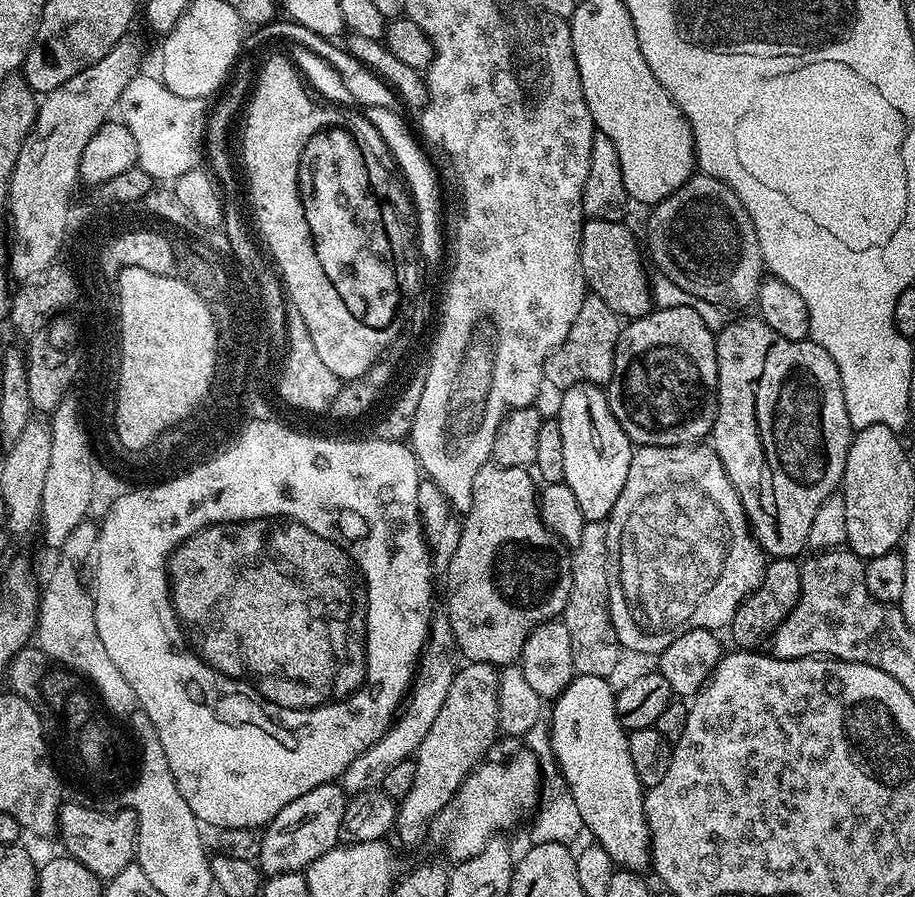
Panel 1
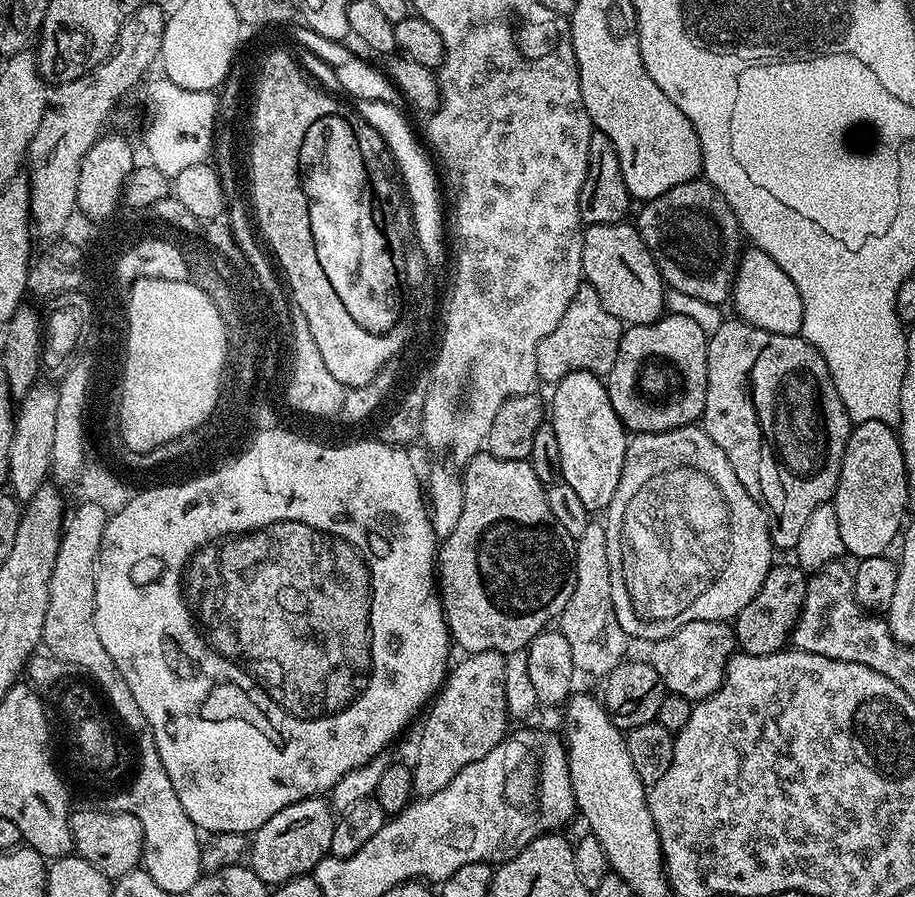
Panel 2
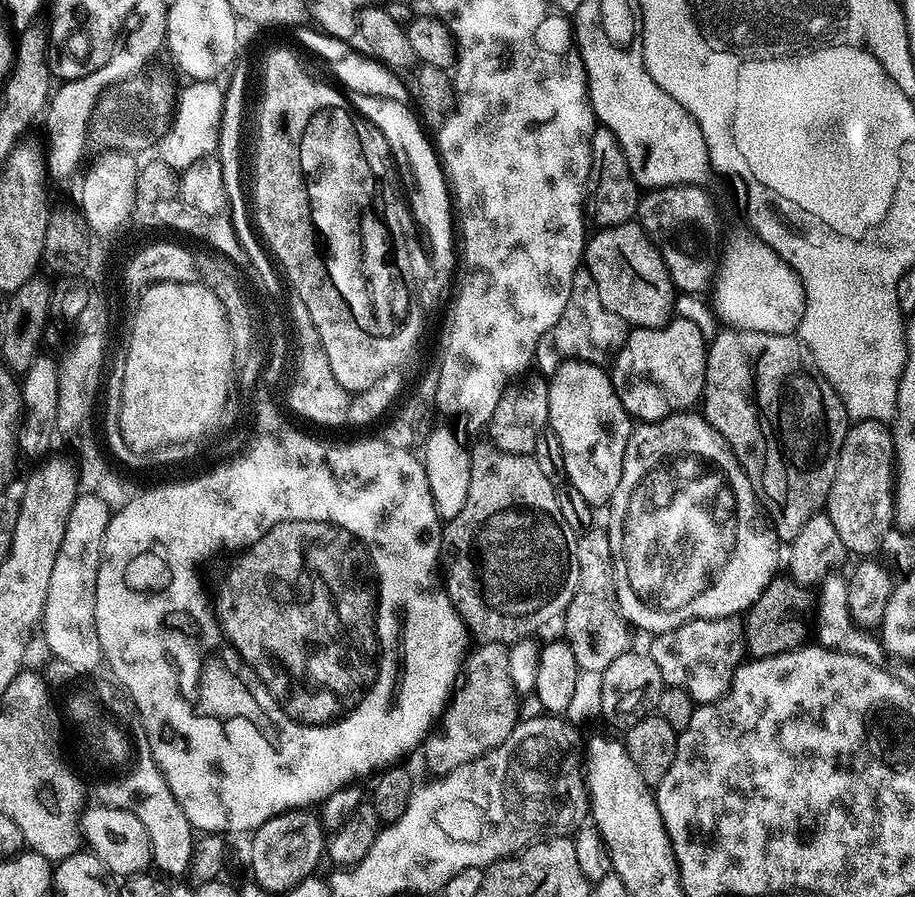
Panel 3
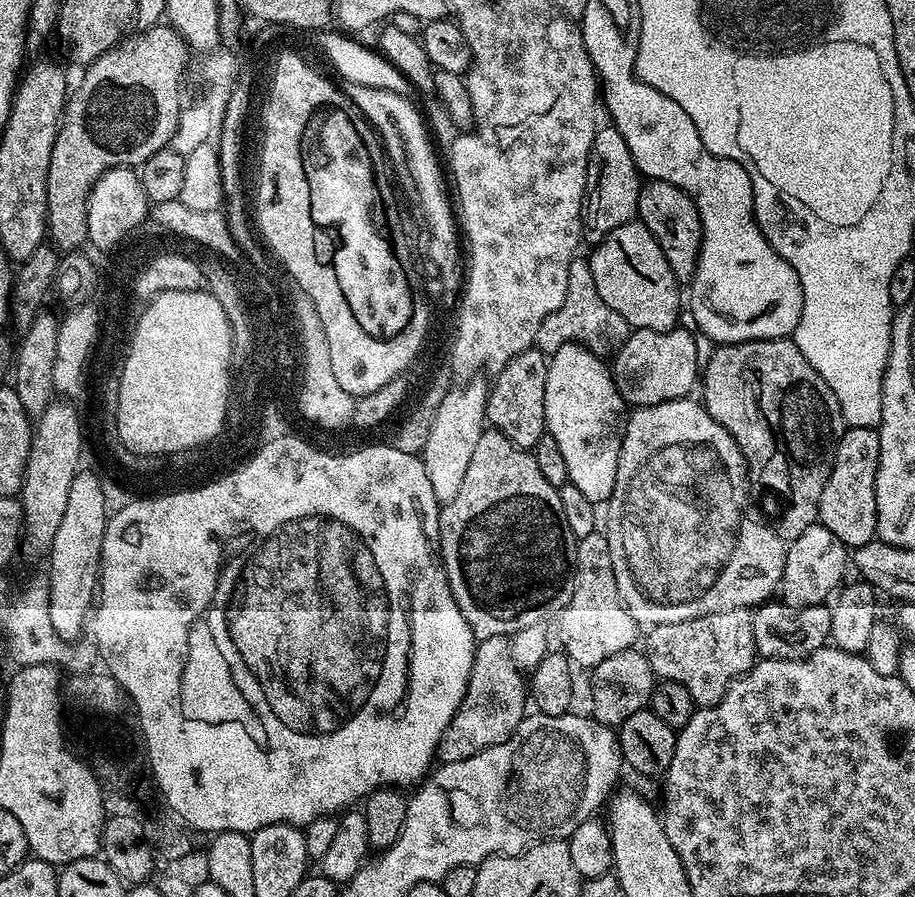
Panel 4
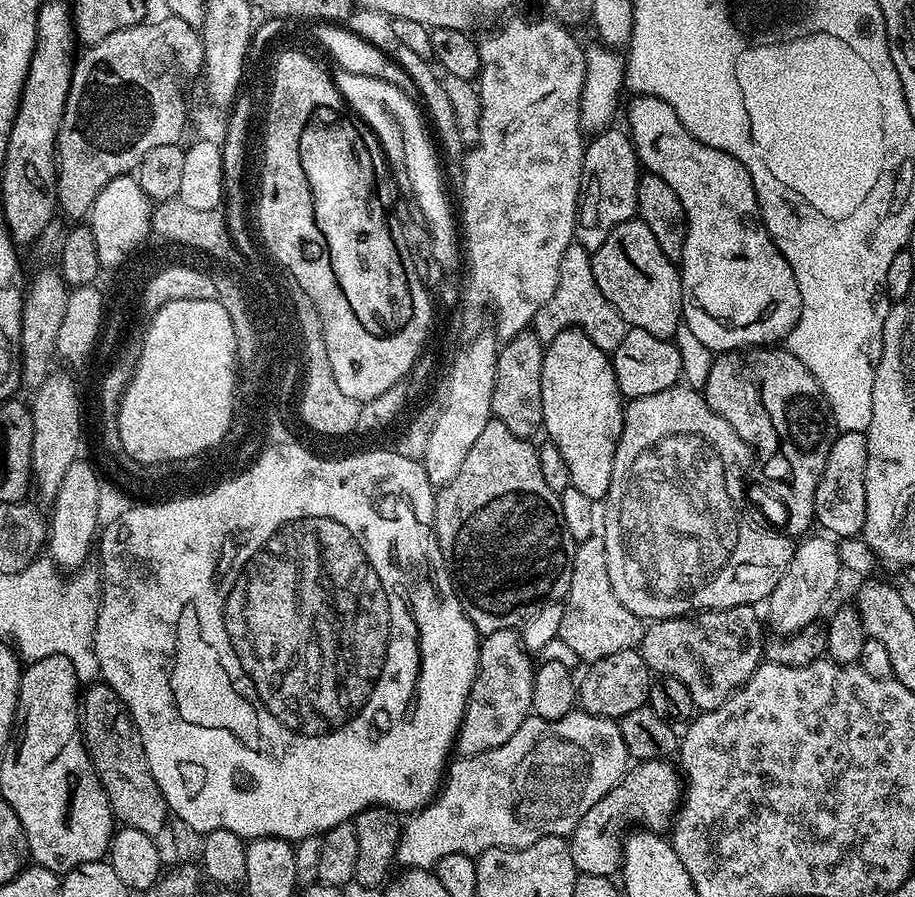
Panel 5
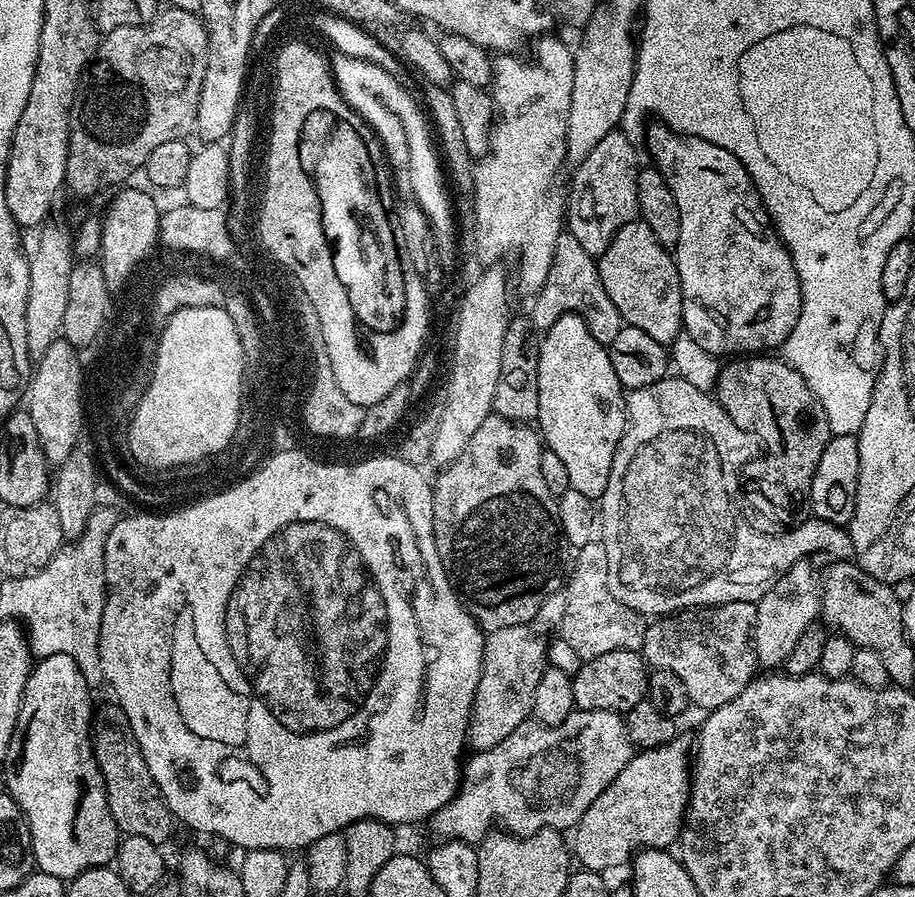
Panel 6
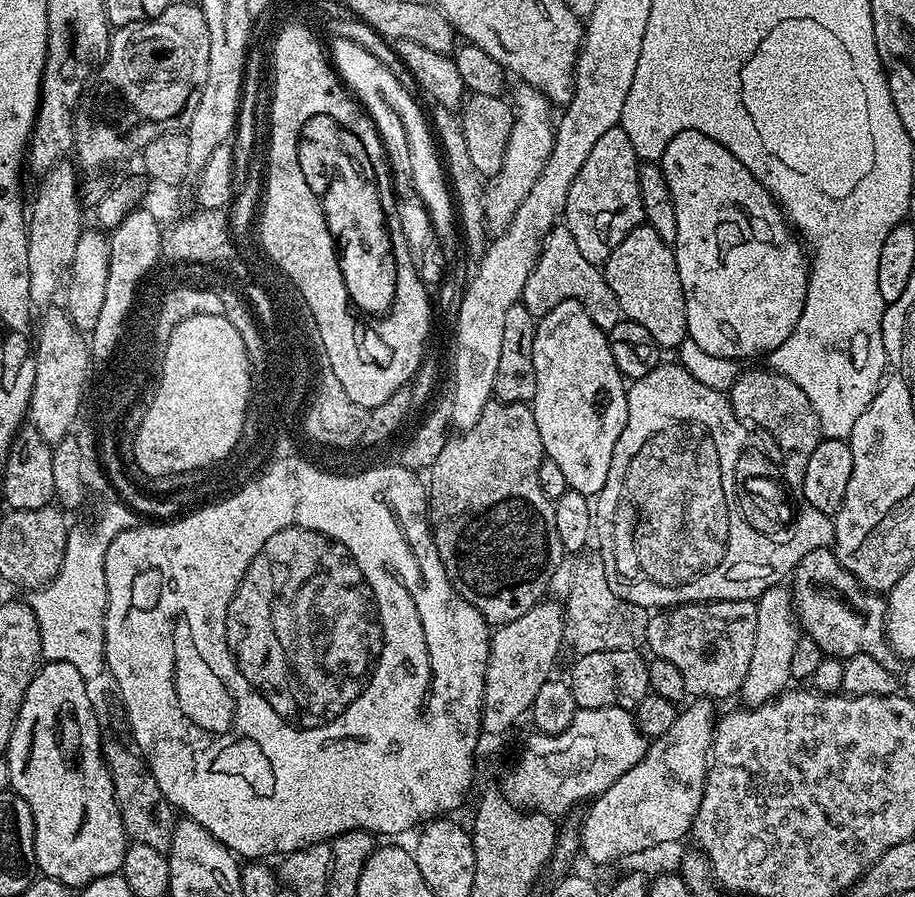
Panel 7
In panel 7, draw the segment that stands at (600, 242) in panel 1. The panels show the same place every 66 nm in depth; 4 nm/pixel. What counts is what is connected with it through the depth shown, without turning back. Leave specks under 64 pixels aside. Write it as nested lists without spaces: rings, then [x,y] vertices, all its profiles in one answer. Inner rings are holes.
[[[641,226],[630,230],[630,234],[618,242],[602,271],[610,290],[614,290],[614,298],[618,298],[623,319],[643,326],[661,350],[679,349],[680,343],[689,339],[686,298],[678,278],[675,251],[666,241],[658,238],[652,228]]]

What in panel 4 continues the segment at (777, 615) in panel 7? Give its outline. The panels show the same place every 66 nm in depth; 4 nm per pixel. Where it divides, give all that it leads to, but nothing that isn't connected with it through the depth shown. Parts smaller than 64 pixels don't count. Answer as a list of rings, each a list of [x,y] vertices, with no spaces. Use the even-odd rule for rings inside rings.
[[[817,522],[802,530],[802,534],[798,534],[798,538],[787,545],[779,595],[784,595],[781,596],[783,603],[789,608],[825,603],[829,599],[827,596],[831,597],[841,587],[847,568],[850,568],[850,549],[841,540],[834,538],[834,534],[830,534],[824,524]]]

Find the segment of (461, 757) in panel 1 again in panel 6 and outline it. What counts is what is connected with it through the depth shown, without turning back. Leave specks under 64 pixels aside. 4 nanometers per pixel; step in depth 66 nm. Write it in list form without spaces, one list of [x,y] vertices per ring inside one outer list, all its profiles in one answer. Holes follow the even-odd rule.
[[[519,624],[518,626],[506,626],[506,630],[494,630],[485,635],[482,670],[478,678],[478,690],[474,694],[472,719],[468,722],[466,737],[467,747],[473,753],[485,752],[498,746],[498,742],[510,738],[510,734],[514,734],[514,730],[518,730],[518,726],[522,726],[524,721],[532,716],[534,689],[538,687],[538,682],[542,682],[544,669],[550,664],[548,648],[539,634],[541,635],[532,624]]]

